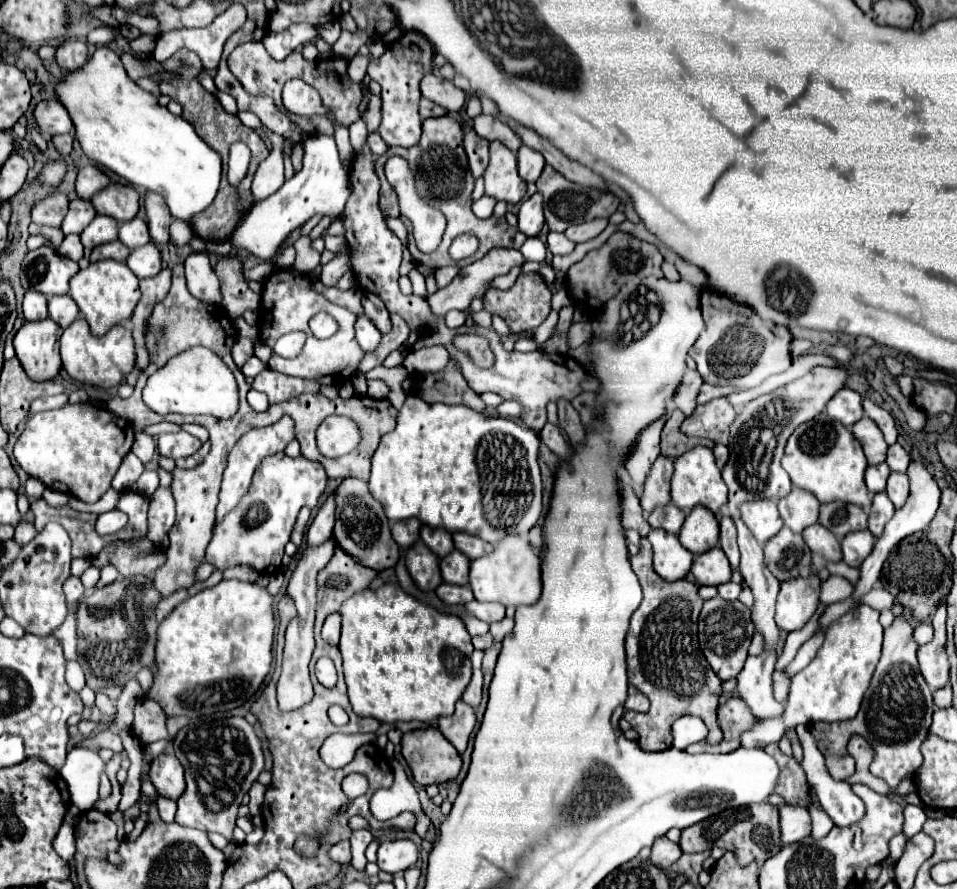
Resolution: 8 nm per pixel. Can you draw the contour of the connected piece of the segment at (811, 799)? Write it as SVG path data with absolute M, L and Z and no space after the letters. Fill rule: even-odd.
M811 792L807 794L807 802L809 802L807 810L809 810L811 818L813 818L813 832L811 834L813 836L825 836L835 826L833 820L829 818L829 814L825 810L819 808L819 804L817 804L817 800L815 800L815 796Z

